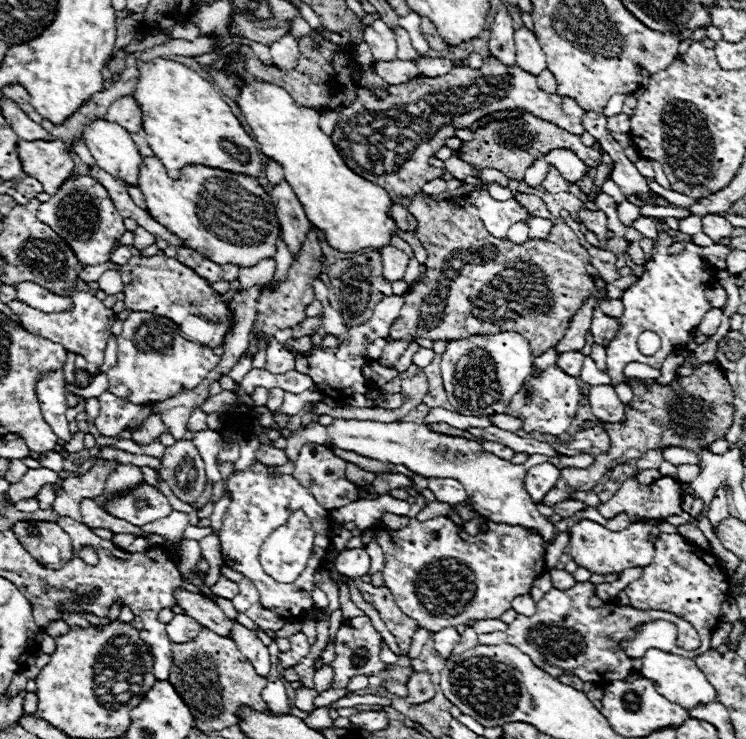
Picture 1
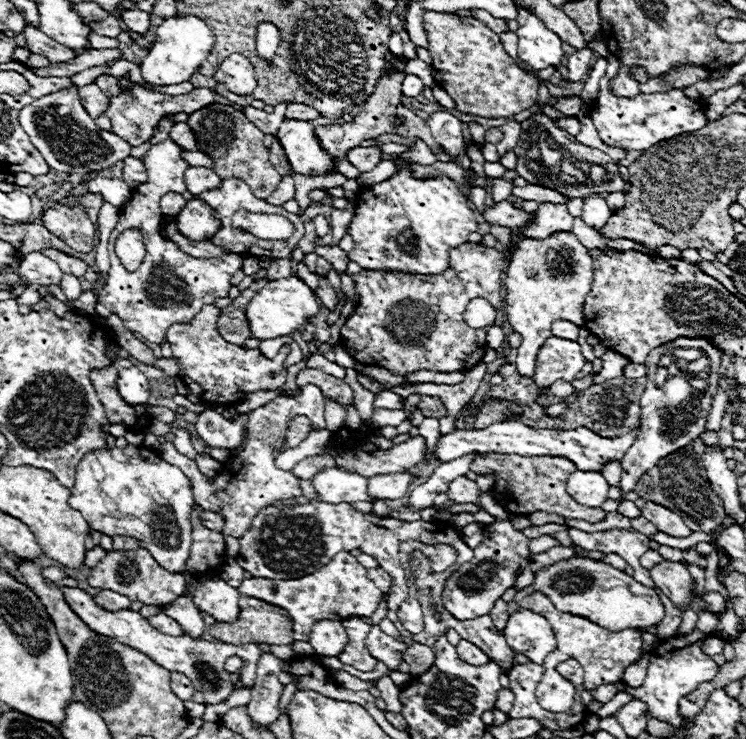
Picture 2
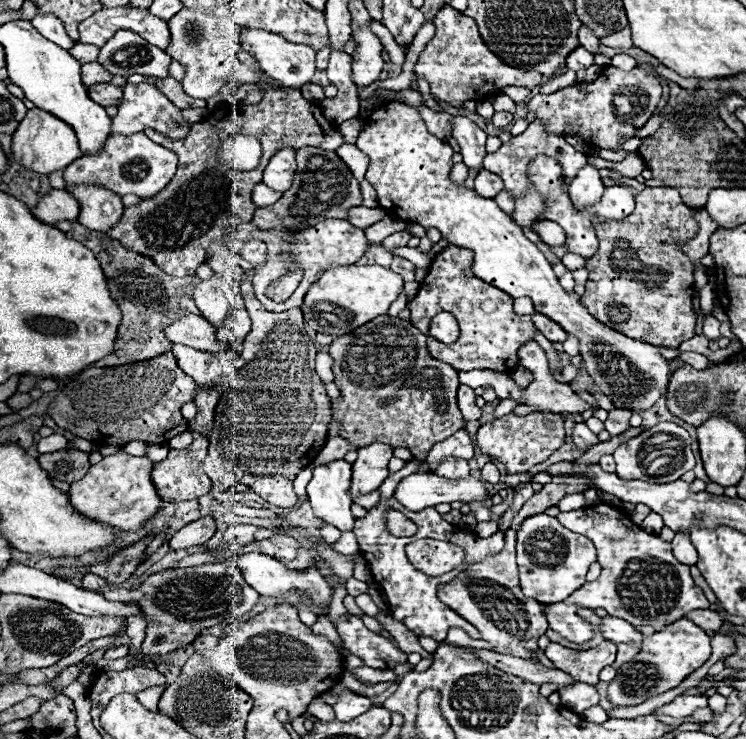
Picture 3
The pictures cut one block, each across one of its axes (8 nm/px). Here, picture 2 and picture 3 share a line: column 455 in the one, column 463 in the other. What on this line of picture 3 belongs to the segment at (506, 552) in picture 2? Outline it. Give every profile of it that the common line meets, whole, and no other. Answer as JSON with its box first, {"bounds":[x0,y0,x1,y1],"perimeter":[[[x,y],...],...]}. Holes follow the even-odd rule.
{"bounds":[438,528,548,662],"perimeter":[[[508,528],[506,546],[498,556],[494,556],[494,560],[484,560],[482,564],[474,564],[468,570],[460,572],[450,584],[438,588],[438,594],[446,606],[456,610],[462,618],[466,618],[480,630],[482,640],[490,642],[492,652],[510,654],[530,662],[540,662],[540,658],[536,656],[538,632],[546,632],[548,622],[542,612],[542,604],[522,594],[516,570],[514,544],[516,532]]]}

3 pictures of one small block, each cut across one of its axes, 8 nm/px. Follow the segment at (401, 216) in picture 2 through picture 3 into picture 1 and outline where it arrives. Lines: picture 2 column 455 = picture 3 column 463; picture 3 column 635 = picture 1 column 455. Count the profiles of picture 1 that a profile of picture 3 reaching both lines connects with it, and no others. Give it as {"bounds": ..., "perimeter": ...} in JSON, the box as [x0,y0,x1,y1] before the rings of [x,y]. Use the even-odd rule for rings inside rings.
{"bounds":[440,332,532,418],"perimeter":[[[516,332],[476,334],[460,340],[448,340],[446,352],[440,354],[440,372],[448,402],[464,416],[482,418],[502,414],[510,398],[520,390],[524,378],[530,374],[532,360],[530,342]]]}

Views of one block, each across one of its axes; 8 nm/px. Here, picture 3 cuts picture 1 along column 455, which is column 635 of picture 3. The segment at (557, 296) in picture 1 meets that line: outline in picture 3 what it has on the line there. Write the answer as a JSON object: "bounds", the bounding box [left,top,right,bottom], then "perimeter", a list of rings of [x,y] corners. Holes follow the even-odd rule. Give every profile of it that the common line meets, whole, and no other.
{"bounds":[580,188,698,348],"perimeter":[[[644,188],[636,196],[636,210],[622,220],[608,220],[598,226],[600,246],[594,256],[586,260],[586,270],[590,278],[586,282],[586,294],[580,298],[582,306],[596,316],[608,328],[614,328],[634,340],[642,340],[654,346],[678,348],[684,340],[694,336],[696,314],[692,308],[694,298],[694,266],[690,260],[674,246],[676,240],[688,240],[696,234],[698,224],[692,220],[694,210],[682,204],[674,188]]]}

